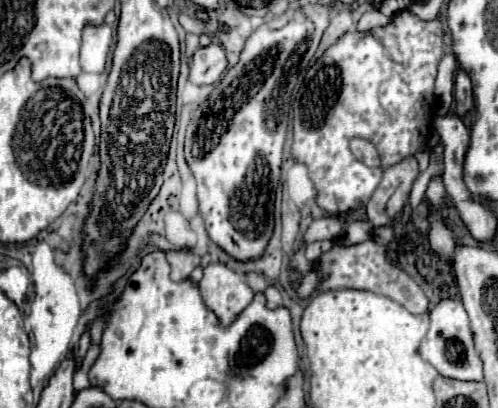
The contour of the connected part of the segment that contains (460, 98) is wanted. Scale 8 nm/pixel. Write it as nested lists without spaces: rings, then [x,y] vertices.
[[[464,71],[456,73],[456,83],[454,83],[454,99],[456,99],[456,115],[464,119],[464,115],[472,109],[474,95],[472,95],[472,81]]]

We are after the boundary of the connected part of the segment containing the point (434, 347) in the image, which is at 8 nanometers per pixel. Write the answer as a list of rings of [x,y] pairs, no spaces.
[[[442,299],[430,311],[430,329],[420,345],[420,355],[428,361],[442,377],[452,377],[460,381],[482,381],[482,361],[474,351],[472,331],[468,327],[468,315],[460,299]]]

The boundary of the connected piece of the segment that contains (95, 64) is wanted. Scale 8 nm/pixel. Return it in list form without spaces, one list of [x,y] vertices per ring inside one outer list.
[[[102,23],[100,27],[84,27],[82,35],[82,51],[80,51],[80,65],[86,73],[102,73],[106,67],[106,57],[112,43],[112,29],[110,25]]]

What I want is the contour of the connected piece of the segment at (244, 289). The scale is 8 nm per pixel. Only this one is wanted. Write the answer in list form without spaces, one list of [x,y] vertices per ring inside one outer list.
[[[210,263],[204,267],[200,293],[206,307],[216,313],[220,327],[228,327],[254,297],[248,283],[244,283],[244,277],[222,263]]]

